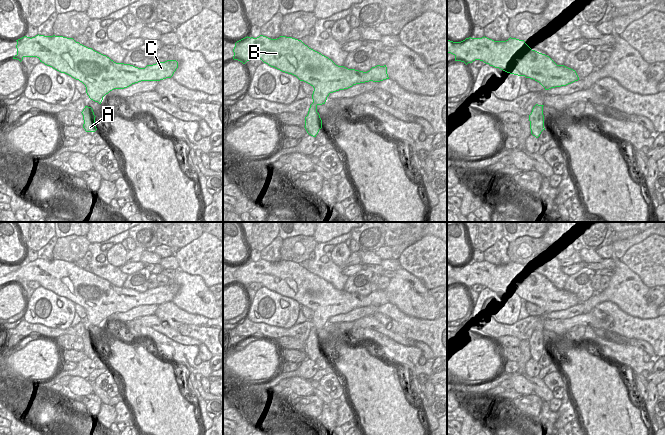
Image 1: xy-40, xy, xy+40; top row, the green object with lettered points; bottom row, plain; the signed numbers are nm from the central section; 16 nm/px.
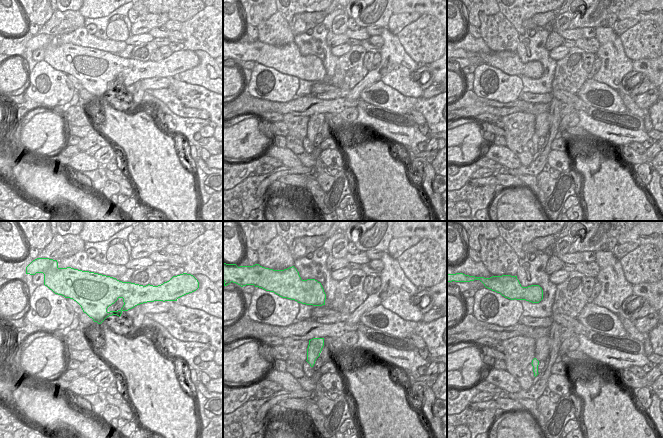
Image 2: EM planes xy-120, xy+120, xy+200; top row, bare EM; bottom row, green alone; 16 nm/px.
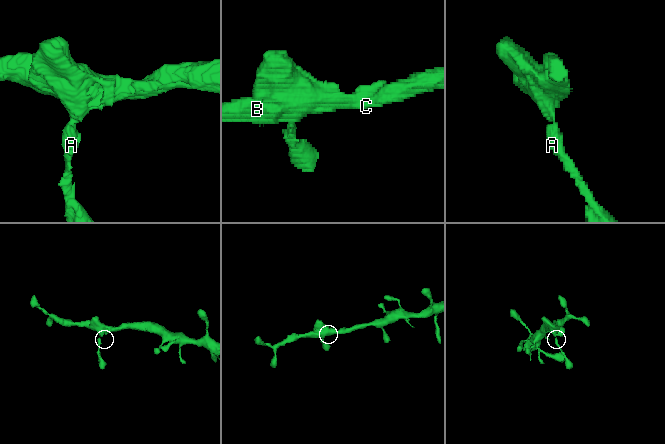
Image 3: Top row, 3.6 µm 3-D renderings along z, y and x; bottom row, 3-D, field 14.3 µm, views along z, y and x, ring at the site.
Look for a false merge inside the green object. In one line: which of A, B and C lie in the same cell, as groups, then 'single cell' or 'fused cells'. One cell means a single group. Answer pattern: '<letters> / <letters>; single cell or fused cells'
A B C; single cell

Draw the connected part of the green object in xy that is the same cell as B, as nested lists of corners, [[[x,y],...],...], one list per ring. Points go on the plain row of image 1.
[[[263,259],[257,262],[247,260],[235,267],[233,276],[234,284],[245,288],[253,282],[261,283],[269,290],[292,298],[314,312],[313,327],[305,341],[304,350],[307,357],[313,361],[316,361],[322,352],[317,330],[325,328],[330,317],[360,307],[389,303],[386,289],[377,289],[367,296],[348,293],[336,289],[328,281],[292,261],[280,260],[271,263]]]

